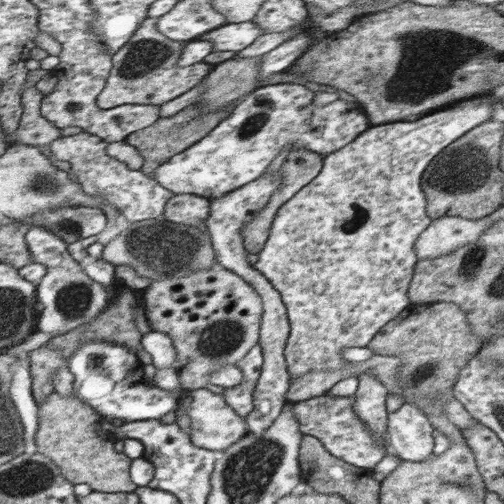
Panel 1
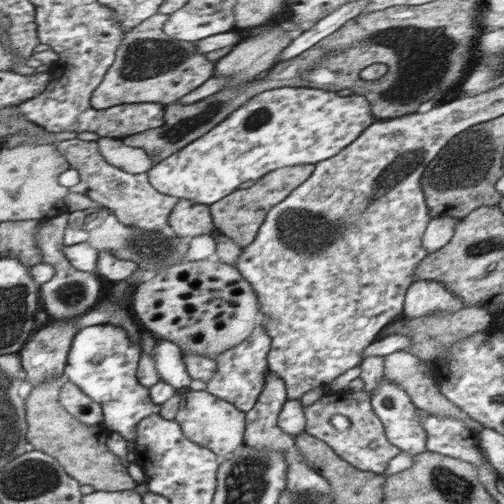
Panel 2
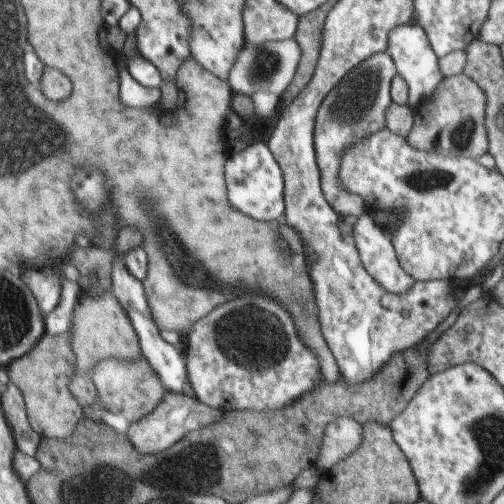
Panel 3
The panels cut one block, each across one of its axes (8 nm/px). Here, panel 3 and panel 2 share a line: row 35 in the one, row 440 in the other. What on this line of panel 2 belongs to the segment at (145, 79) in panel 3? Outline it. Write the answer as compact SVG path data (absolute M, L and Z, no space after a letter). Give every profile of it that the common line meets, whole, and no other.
M87 326L77 330L77 336L69 348L63 380L75 384L85 396L89 396L103 410L103 428L117 432L125 442L127 450L133 452L137 438L137 424L159 412L159 406L151 404L151 388L139 384L139 356L143 354L141 340L135 340L131 332L117 326Z

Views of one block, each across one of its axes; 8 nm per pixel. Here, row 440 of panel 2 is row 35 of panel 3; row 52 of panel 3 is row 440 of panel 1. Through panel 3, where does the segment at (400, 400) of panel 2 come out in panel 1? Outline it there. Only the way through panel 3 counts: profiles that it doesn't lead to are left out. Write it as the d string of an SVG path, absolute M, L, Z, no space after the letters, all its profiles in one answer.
M405 402L399 410L387 414L387 444L401 462L421 462L433 454L431 420L413 404Z

